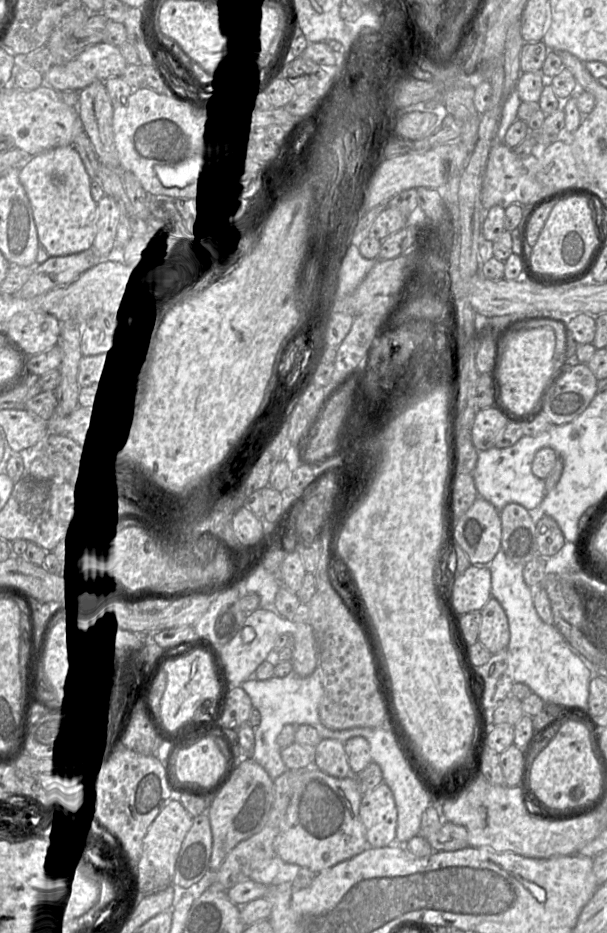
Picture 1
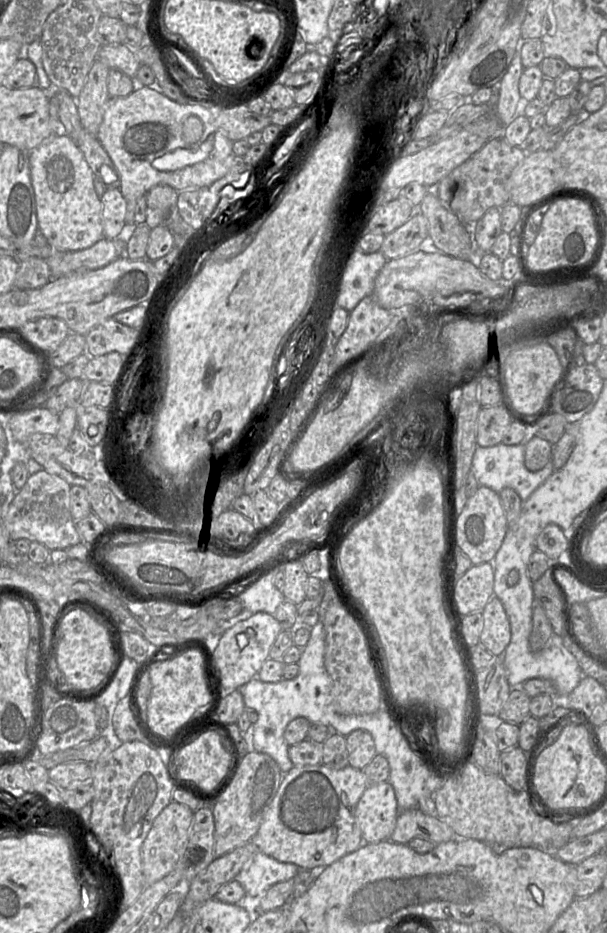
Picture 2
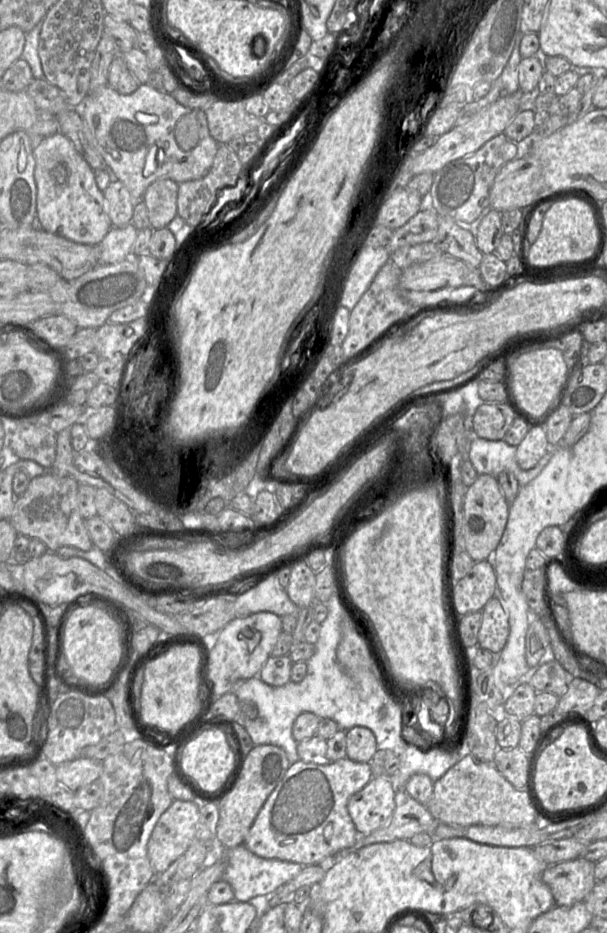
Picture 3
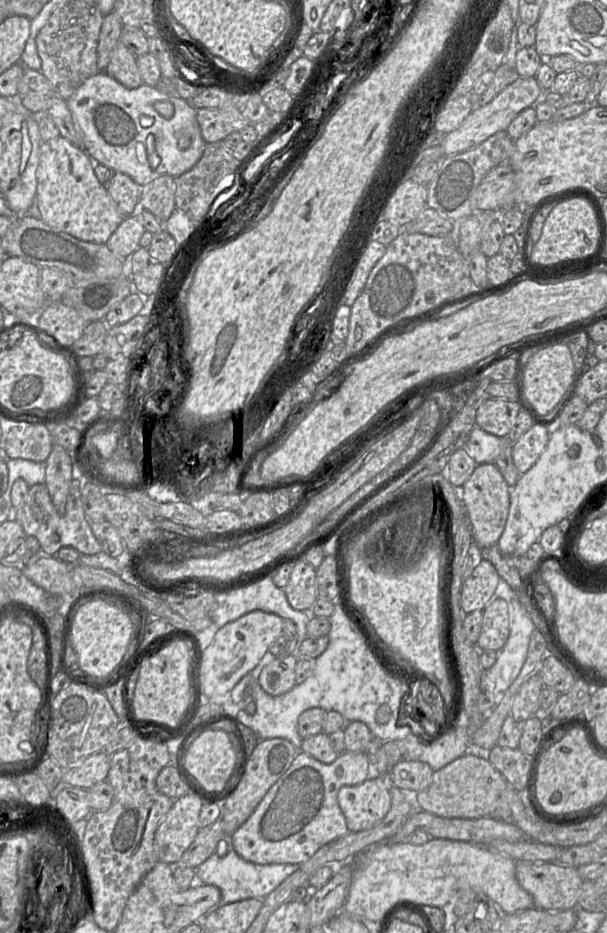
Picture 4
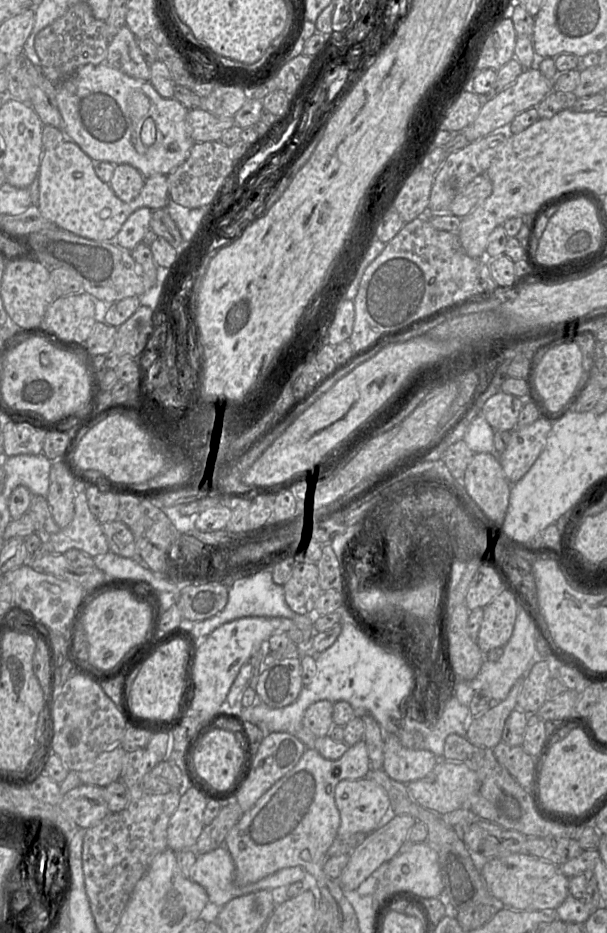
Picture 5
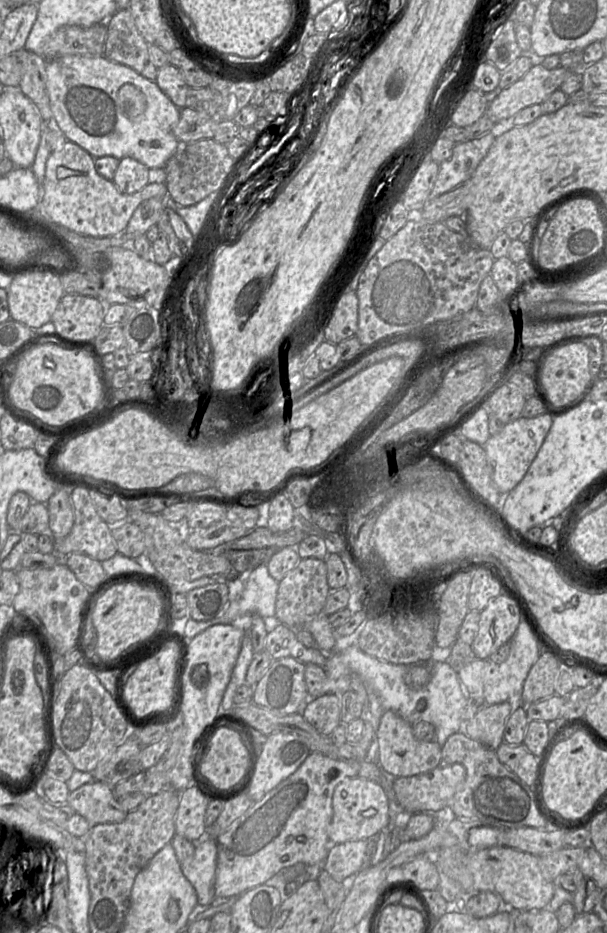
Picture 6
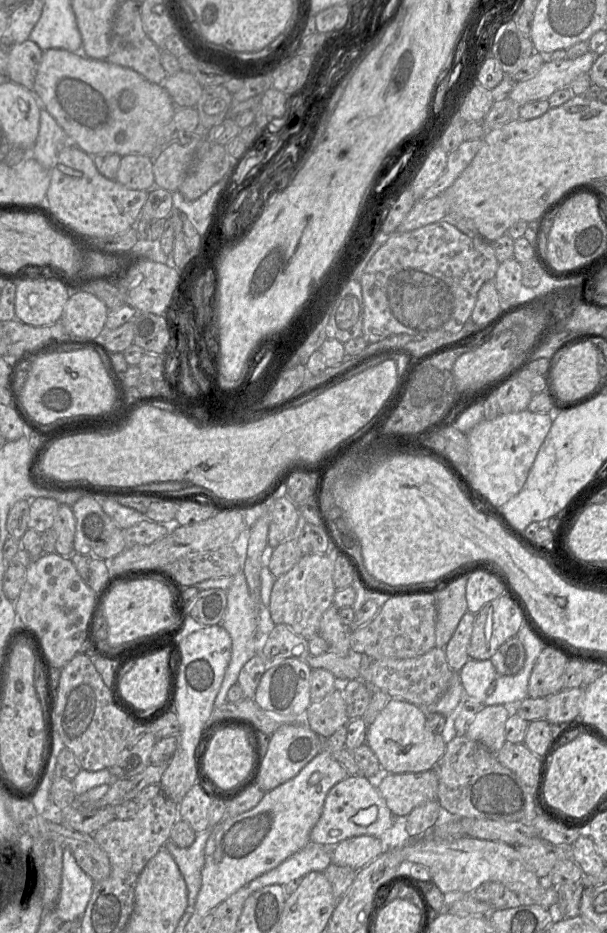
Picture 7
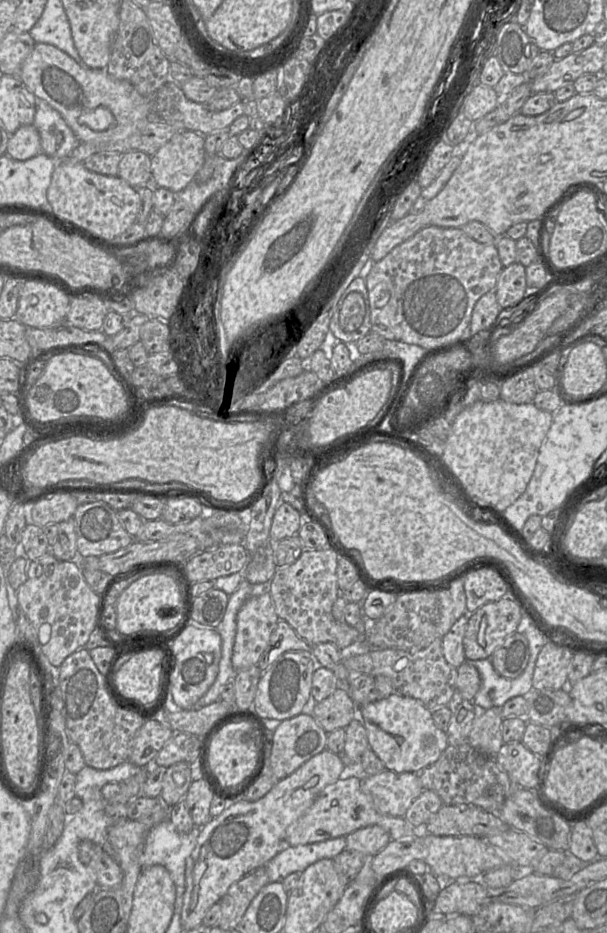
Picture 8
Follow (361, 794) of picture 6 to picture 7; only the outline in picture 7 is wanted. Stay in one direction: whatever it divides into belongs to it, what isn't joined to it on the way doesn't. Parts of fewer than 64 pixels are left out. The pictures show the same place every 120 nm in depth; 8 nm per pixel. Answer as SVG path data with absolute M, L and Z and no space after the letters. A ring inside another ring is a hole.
M348 775L345 779L335 784L328 792L323 805L322 813L310 834L310 843L322 846L336 846L340 842L360 835L379 837L390 829L394 822L394 814L386 804L385 799L374 785L374 780L366 776ZM370 806L378 808L376 820L370 825L357 825L352 817L360 810Z

